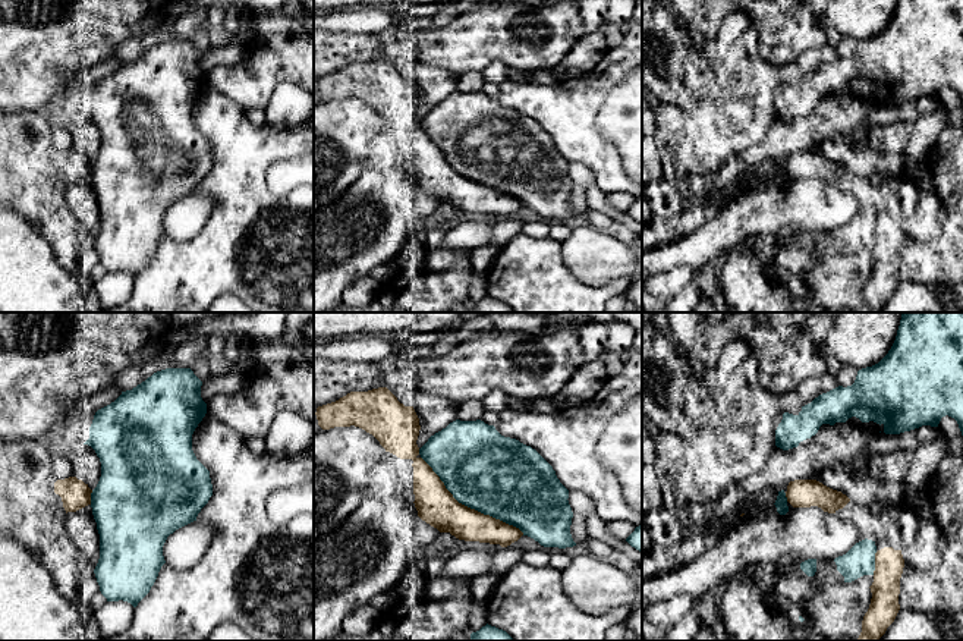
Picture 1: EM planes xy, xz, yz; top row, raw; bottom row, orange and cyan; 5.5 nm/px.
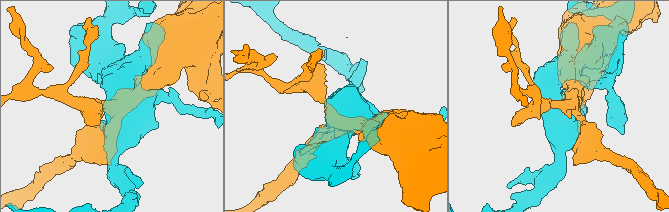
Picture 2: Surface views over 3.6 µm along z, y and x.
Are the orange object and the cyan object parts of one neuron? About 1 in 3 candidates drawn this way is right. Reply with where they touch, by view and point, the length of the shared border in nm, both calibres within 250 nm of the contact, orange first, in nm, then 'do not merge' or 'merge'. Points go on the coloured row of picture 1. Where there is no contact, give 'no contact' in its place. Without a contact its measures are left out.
xz (469, 508) | 700 nm | 220/440 nm | do not merge

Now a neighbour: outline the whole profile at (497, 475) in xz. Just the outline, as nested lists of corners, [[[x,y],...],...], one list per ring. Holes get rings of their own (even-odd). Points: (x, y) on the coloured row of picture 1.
[[[456,420],[431,436],[419,455],[459,503],[519,528],[544,547],[576,546],[570,534],[573,512],[569,490],[531,446],[501,436],[481,420]]]

